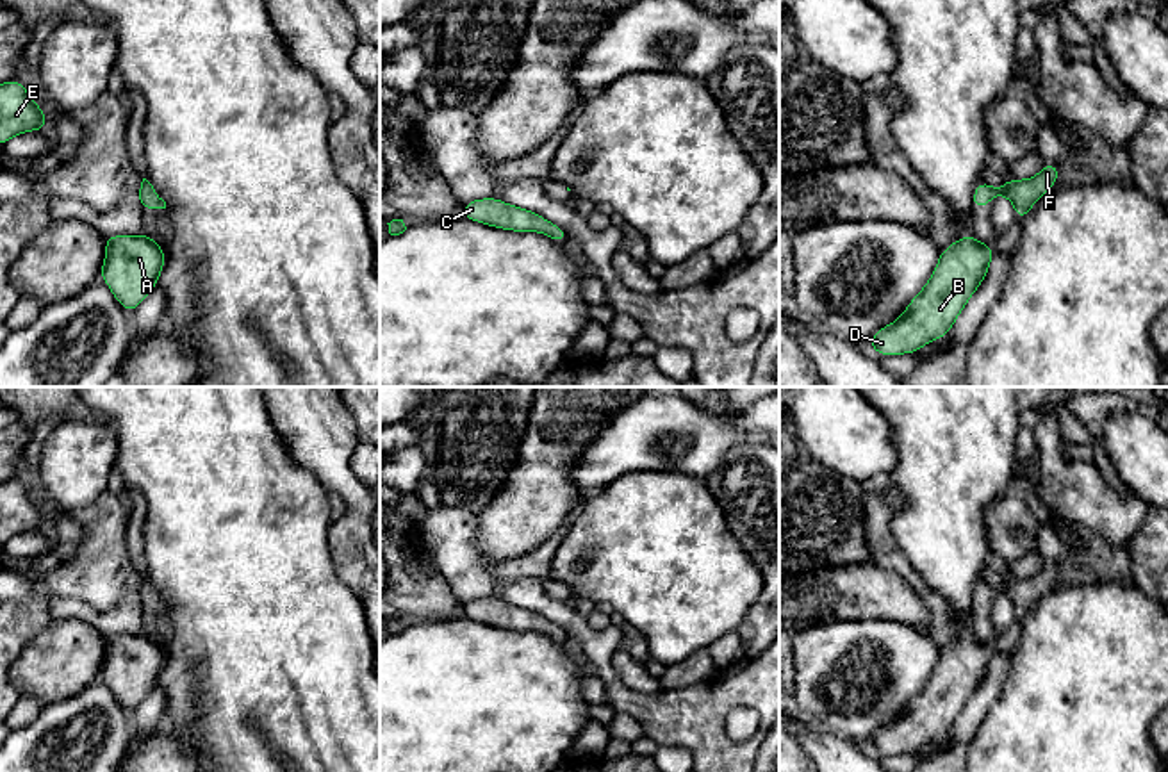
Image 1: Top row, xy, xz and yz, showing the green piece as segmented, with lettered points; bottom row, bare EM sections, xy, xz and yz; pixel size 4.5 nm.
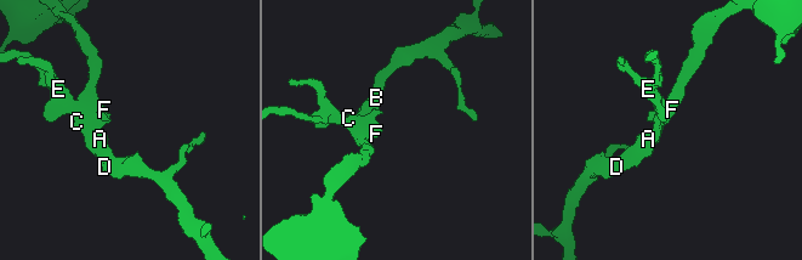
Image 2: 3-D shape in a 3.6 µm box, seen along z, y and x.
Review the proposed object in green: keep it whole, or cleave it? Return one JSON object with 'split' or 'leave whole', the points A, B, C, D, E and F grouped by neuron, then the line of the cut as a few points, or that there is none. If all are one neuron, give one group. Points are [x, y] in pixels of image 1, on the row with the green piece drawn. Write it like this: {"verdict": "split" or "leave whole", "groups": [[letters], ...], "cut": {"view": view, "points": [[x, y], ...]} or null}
{"verdict": "leave whole", "groups": [["A", "B", "C", "D", "E", "F"]], "cut": null}

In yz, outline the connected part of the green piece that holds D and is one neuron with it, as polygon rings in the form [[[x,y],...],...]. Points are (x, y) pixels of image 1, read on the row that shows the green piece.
[[[963,235],[940,250],[934,273],[906,305],[904,314],[883,326],[868,346],[884,357],[920,351],[929,341],[949,335],[958,316],[986,278],[997,248]]]

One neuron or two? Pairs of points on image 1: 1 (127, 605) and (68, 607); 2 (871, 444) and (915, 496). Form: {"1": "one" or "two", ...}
{"1": "one", "2": "two"}

